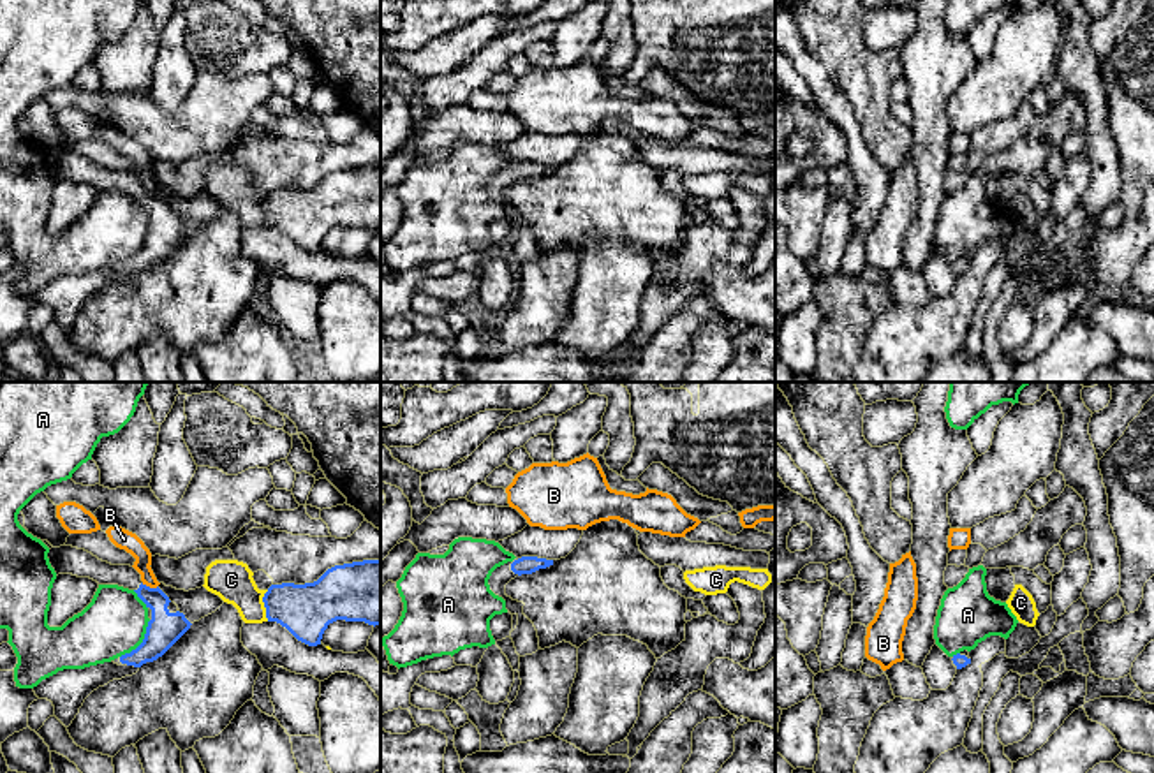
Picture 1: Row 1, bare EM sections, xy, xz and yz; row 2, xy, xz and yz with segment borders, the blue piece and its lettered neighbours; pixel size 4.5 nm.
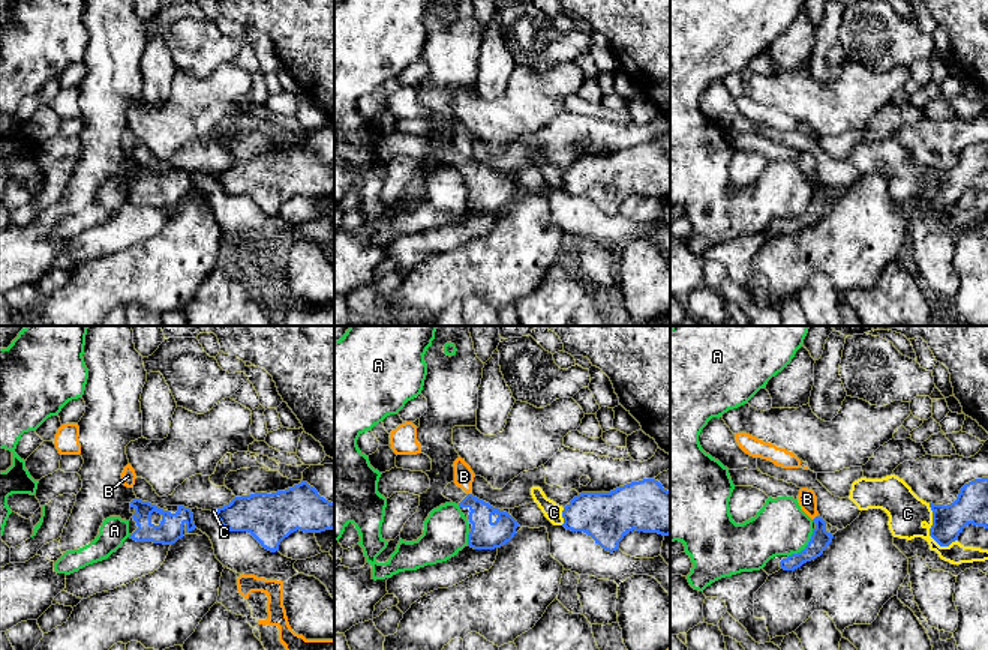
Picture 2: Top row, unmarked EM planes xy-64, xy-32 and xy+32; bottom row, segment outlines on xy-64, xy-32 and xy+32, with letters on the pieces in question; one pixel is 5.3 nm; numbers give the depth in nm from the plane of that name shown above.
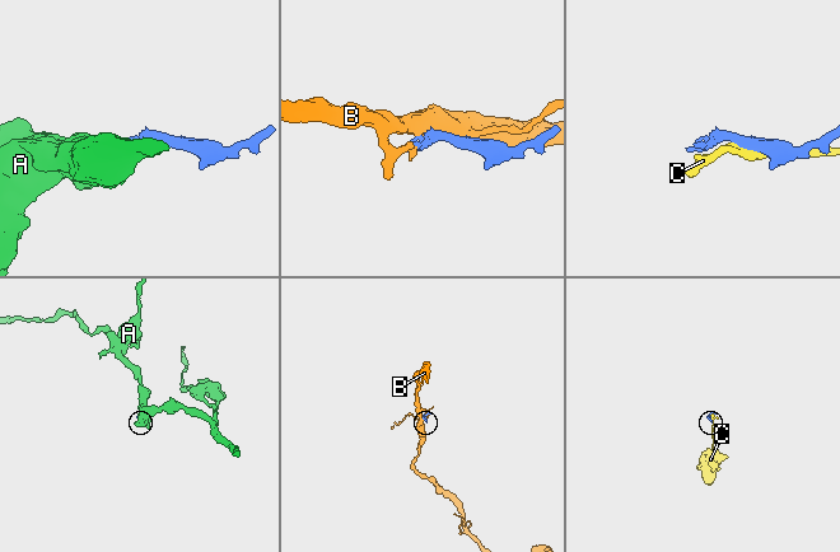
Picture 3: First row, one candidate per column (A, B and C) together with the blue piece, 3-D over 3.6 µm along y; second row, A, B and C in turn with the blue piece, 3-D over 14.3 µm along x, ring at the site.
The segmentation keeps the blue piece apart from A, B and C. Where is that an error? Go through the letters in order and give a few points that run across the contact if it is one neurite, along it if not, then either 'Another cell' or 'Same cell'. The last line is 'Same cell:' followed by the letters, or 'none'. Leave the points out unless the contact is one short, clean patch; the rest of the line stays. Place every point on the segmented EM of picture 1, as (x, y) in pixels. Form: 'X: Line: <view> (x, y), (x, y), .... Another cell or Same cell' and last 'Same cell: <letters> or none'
A: Line: xy (150, 620), (145, 638), (120, 657). Another cell
B: Another cell
C: Line: xy (268, 590), (263, 597), (266, 620). Another cell
Same cell: none

